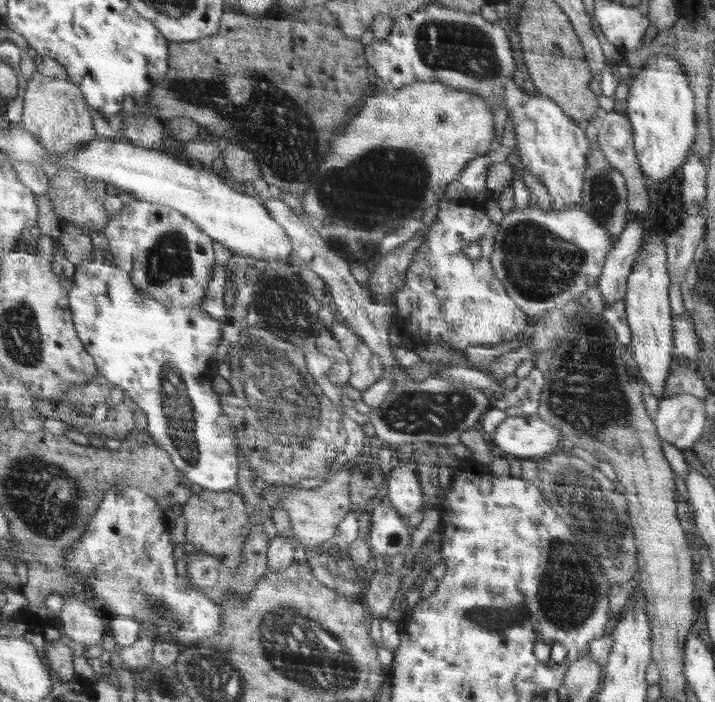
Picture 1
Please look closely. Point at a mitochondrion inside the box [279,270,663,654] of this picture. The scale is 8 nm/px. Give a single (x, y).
(587, 393)

